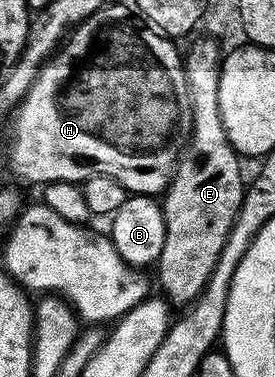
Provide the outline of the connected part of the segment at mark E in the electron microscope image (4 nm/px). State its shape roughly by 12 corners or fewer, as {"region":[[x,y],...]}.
{"region":[[223,49],[183,53],[193,130],[159,204],[160,292],[203,291],[245,197],[219,115]]}

